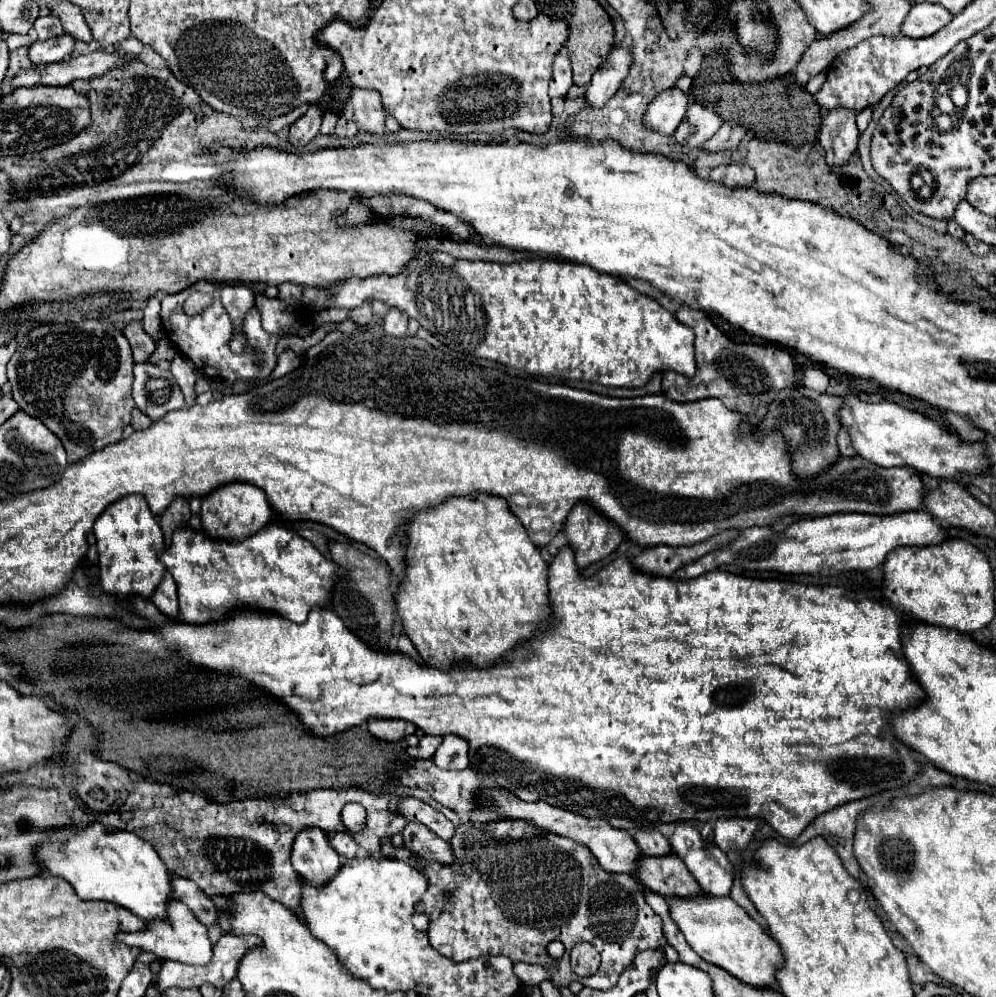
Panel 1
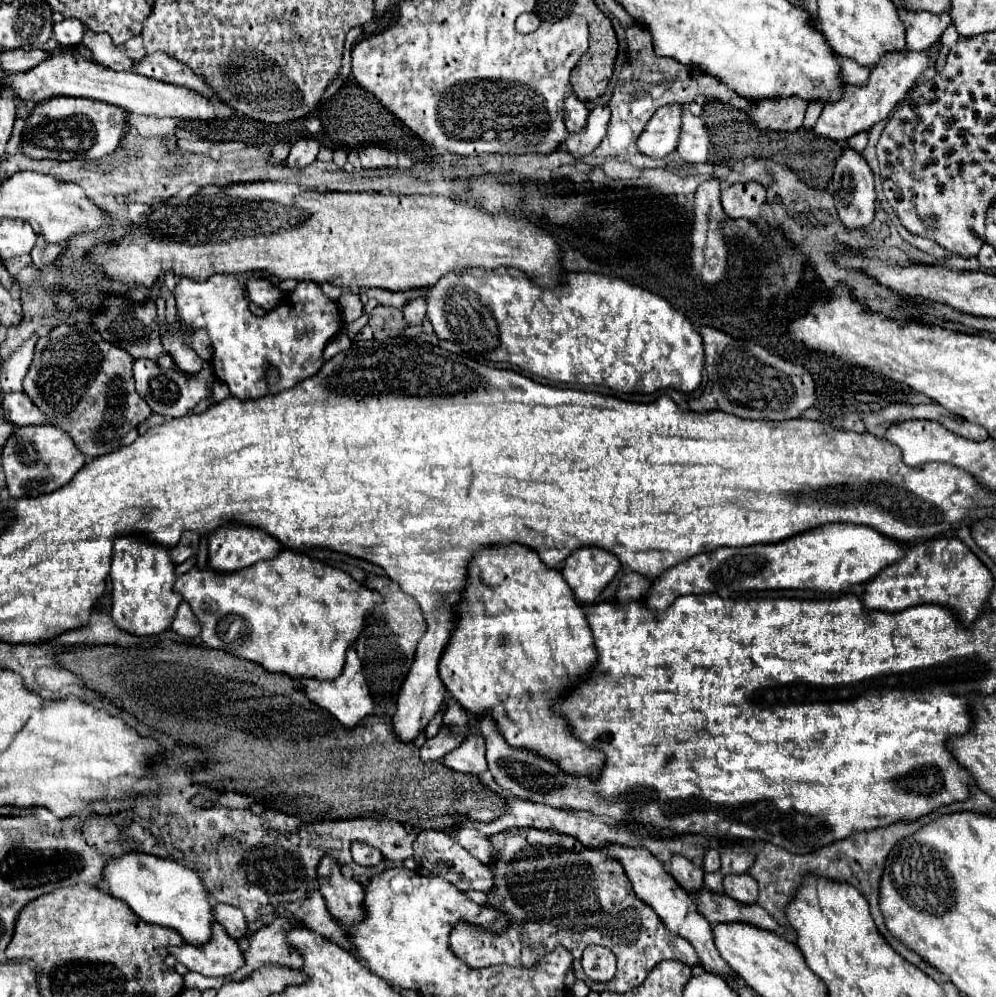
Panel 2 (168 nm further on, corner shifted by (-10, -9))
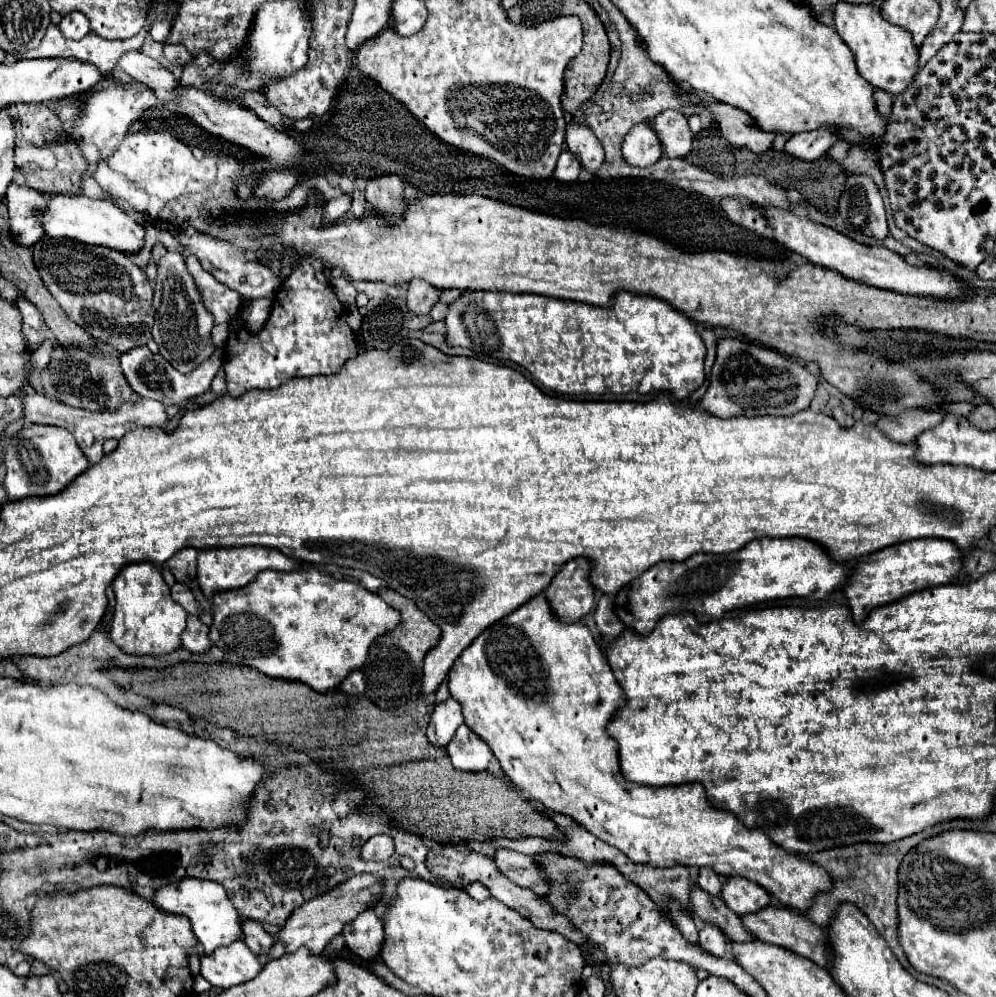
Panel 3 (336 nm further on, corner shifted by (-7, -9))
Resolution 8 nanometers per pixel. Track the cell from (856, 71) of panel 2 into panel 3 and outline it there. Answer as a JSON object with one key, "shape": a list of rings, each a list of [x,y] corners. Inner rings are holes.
{"shape":[[[874,90],[874,98],[876,98],[876,104],[878,104],[880,112],[884,114],[884,117],[889,117],[892,112],[892,96],[890,96],[890,94],[886,94],[884,90]]]}

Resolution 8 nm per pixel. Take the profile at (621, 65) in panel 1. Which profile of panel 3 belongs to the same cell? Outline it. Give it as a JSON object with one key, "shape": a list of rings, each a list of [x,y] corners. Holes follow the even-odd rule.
{"shape":[[[562,150],[554,170],[554,178],[560,182],[574,182],[578,180],[578,174],[580,174],[580,162],[576,160],[576,156],[572,156],[570,150]]]}

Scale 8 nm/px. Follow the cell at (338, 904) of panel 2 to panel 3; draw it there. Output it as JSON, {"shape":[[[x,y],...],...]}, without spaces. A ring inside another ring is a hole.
{"shape":[[[364,910],[354,922],[344,926],[346,946],[366,962],[374,962],[384,944],[384,926],[374,910]]]}

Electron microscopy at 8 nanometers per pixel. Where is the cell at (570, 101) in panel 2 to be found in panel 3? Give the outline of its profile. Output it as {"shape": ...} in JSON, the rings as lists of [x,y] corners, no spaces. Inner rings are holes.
{"shape":[[[570,122],[566,130],[566,146],[580,160],[580,166],[596,174],[604,164],[604,148],[586,124]]]}

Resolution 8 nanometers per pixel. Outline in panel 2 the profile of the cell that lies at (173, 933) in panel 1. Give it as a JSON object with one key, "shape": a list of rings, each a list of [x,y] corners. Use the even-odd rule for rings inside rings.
{"shape":[[[217,922],[211,924],[211,942],[203,946],[191,946],[185,942],[179,948],[169,948],[169,954],[187,966],[187,970],[213,978],[233,974],[243,966],[243,954],[239,946]]]}

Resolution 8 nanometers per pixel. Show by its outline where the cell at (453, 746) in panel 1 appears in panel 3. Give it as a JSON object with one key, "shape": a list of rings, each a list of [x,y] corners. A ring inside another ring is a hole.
{"shape":[[[460,724],[452,742],[446,746],[450,762],[458,770],[468,770],[468,772],[480,772],[486,770],[488,762],[492,760],[492,750],[488,750],[486,742],[480,740],[468,726]]]}

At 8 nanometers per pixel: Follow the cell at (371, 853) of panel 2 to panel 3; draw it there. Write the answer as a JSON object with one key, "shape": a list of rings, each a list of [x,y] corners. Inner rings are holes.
{"shape":[[[388,834],[372,836],[362,846],[362,858],[366,862],[382,862],[382,860],[390,860],[392,856],[394,856],[394,842]]]}

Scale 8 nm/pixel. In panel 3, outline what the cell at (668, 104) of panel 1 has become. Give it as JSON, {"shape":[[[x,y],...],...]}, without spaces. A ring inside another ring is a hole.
{"shape":[[[650,122],[636,124],[622,142],[622,158],[630,166],[652,166],[656,160],[660,160],[662,148],[656,132],[650,128]]]}

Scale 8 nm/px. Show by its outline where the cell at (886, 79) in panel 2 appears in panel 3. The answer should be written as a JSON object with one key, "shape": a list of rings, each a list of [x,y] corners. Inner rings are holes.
{"shape":[[[822,126],[814,132],[800,132],[800,134],[794,134],[784,150],[786,154],[792,154],[794,158],[800,158],[800,160],[806,160],[806,162],[812,162],[820,156],[824,156],[828,152],[828,148],[838,140],[838,134],[832,132],[832,126]]]}

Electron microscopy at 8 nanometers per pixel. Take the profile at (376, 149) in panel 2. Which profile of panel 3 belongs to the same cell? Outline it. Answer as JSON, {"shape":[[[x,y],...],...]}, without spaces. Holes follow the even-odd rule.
{"shape":[[[394,174],[370,178],[366,182],[366,200],[368,206],[372,206],[372,212],[388,218],[388,222],[396,222],[406,210],[404,182]]]}

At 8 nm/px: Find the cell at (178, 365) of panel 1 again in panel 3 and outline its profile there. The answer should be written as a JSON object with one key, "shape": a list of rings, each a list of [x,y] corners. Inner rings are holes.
{"shape":[[[178,252],[164,254],[158,262],[158,274],[154,284],[154,310],[156,322],[152,326],[152,336],[160,348],[160,354],[180,372],[188,374],[204,360],[208,360],[216,346],[212,344],[212,326],[214,318],[204,310],[200,302],[200,290],[184,266],[184,256]]]}

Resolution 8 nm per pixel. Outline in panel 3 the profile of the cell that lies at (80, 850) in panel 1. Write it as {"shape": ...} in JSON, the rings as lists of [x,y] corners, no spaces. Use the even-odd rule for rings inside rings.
{"shape":[[[184,878],[180,882],[162,886],[152,896],[152,902],[170,914],[184,914],[192,922],[192,932],[204,946],[206,954],[212,954],[220,946],[228,946],[234,940],[242,940],[242,922],[244,918],[236,910],[236,906],[230,902],[226,890],[222,884],[212,880],[198,880],[198,878]]]}

